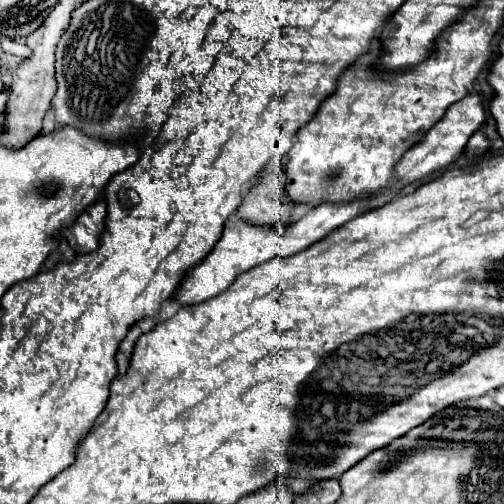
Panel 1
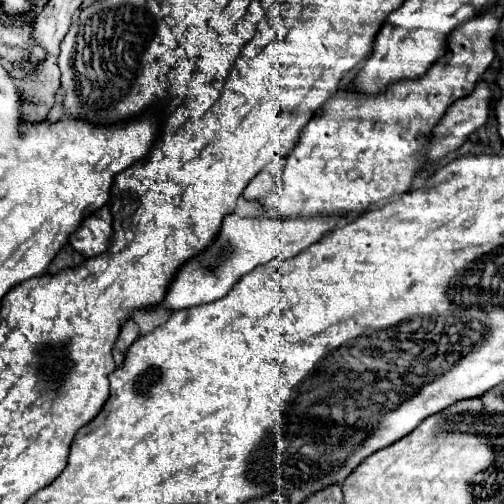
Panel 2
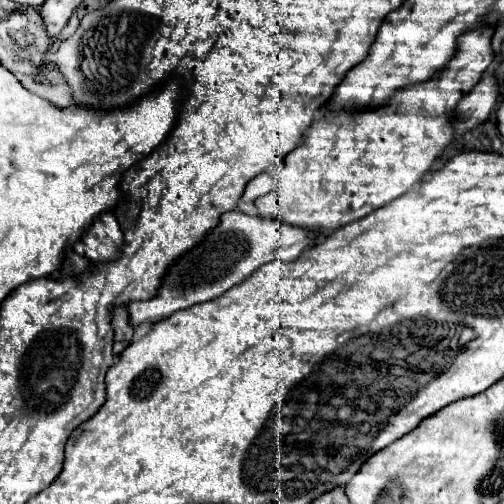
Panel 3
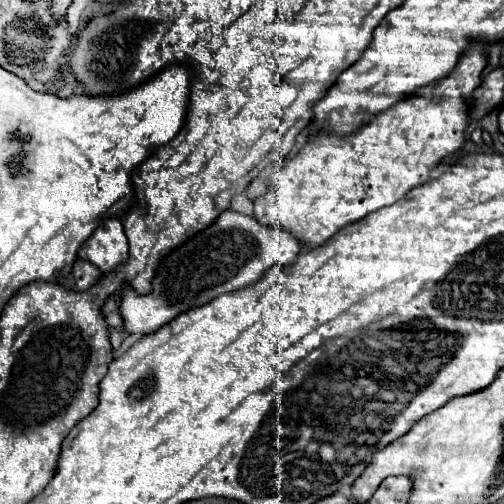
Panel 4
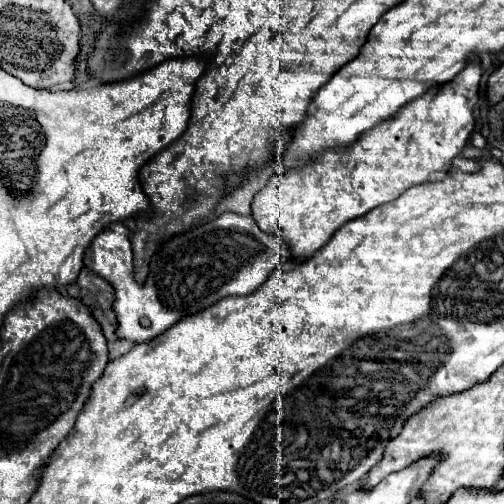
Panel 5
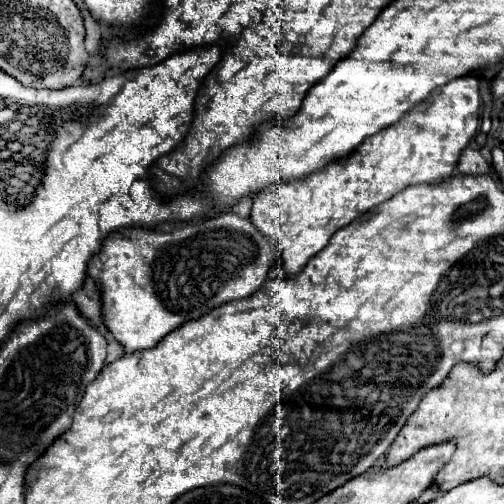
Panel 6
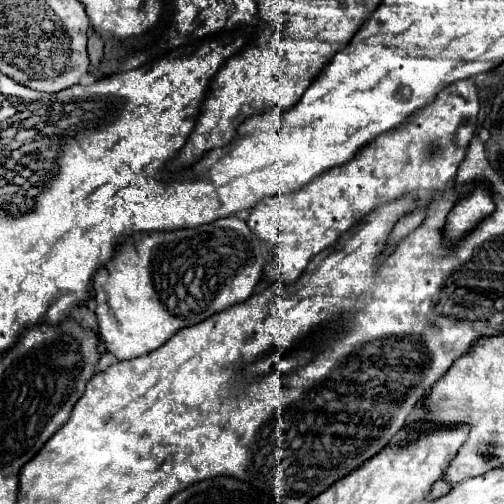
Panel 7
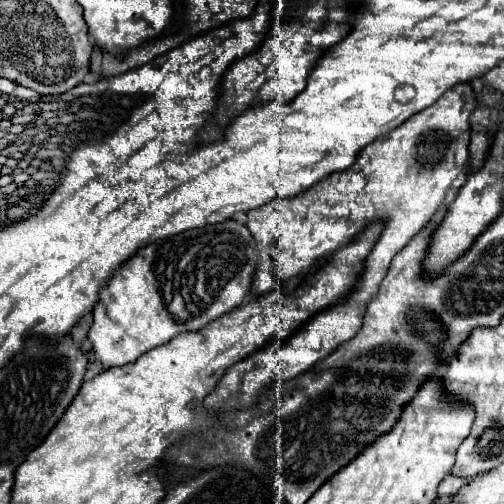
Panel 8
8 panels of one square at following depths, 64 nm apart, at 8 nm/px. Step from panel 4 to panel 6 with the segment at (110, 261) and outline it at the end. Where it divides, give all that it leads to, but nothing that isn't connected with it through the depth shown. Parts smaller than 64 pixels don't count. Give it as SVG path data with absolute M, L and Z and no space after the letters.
M226 212L226 214L220 214L216 218L210 218L210 220L204 220L200 224L188 224L184 228L176 228L172 232L156 232L156 230L148 230L148 228L124 228L124 230L118 230L114 232L112 236L108 236L104 240L104 246L100 250L100 254L90 262L90 268L88 268L88 274L92 280L98 282L98 288L100 288L100 294L102 294L102 322L104 326L108 328L108 332L114 336L114 340L124 348L124 354L134 354L136 350L150 350L154 348L164 336L168 336L172 330L176 330L178 326L190 322L190 320L198 320L200 316L206 316L208 312L212 312L214 308L226 304L226 302L232 302L232 300L240 300L240 298L248 298L250 294L254 294L260 284L266 280L266 274L268 274L268 268L278 260L278 248L268 242L252 224L248 218L240 218L238 214L234 212Z

